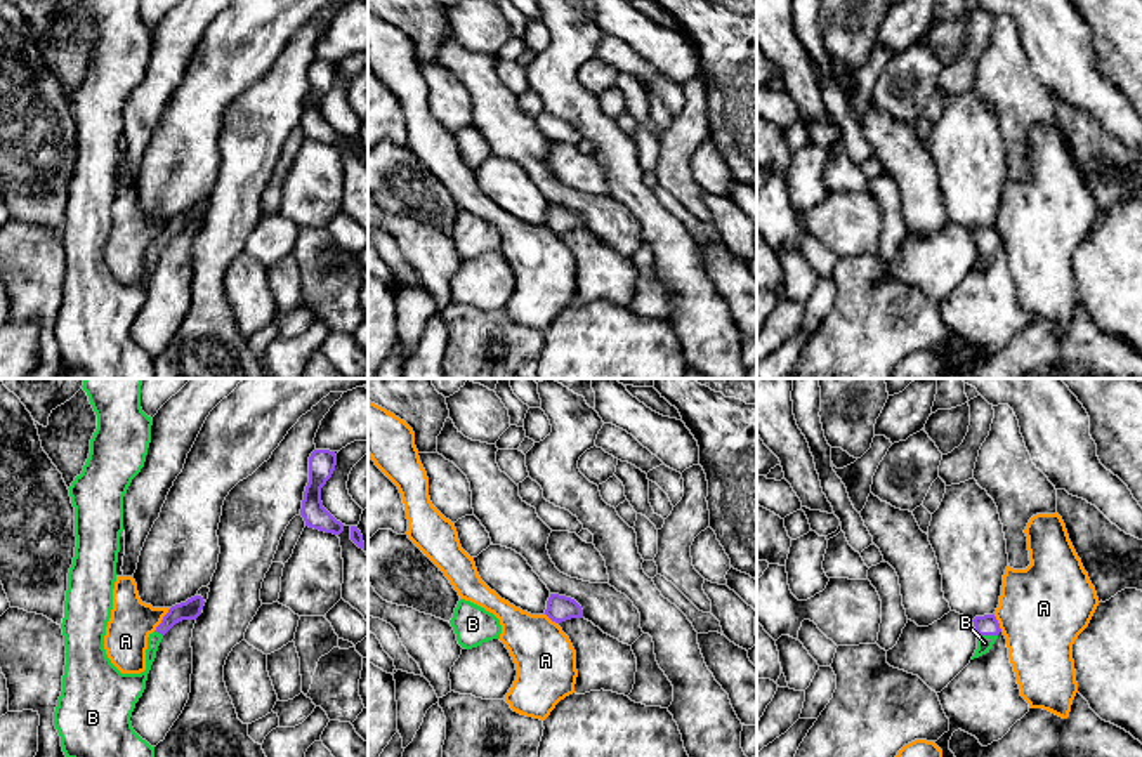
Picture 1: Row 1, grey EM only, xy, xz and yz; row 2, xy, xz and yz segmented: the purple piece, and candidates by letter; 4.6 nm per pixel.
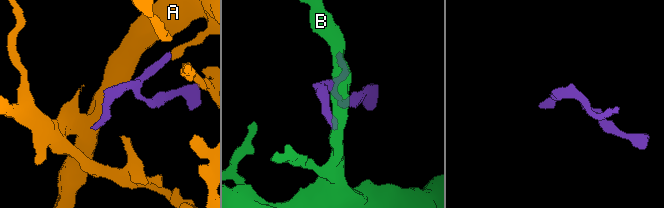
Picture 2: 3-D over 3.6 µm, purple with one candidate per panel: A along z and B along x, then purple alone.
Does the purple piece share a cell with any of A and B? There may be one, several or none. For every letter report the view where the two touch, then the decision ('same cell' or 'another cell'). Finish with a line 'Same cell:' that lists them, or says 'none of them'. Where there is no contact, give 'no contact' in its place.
A: meets purple in xy; another cell
B: meets purple in yz; same cell
Same cell: B

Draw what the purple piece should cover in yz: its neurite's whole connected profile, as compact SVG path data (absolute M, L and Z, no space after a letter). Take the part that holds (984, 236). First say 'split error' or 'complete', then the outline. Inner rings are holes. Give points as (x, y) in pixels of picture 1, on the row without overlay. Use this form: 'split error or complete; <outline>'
split error; M984 226L984 227L975 227L974 231L974 238L977 243L977 260L972 267L979 269L986 264L989 264L989 260L993 259L994 252L998 250L998 245L1001 243L1000 234L996 231L994 226Z

